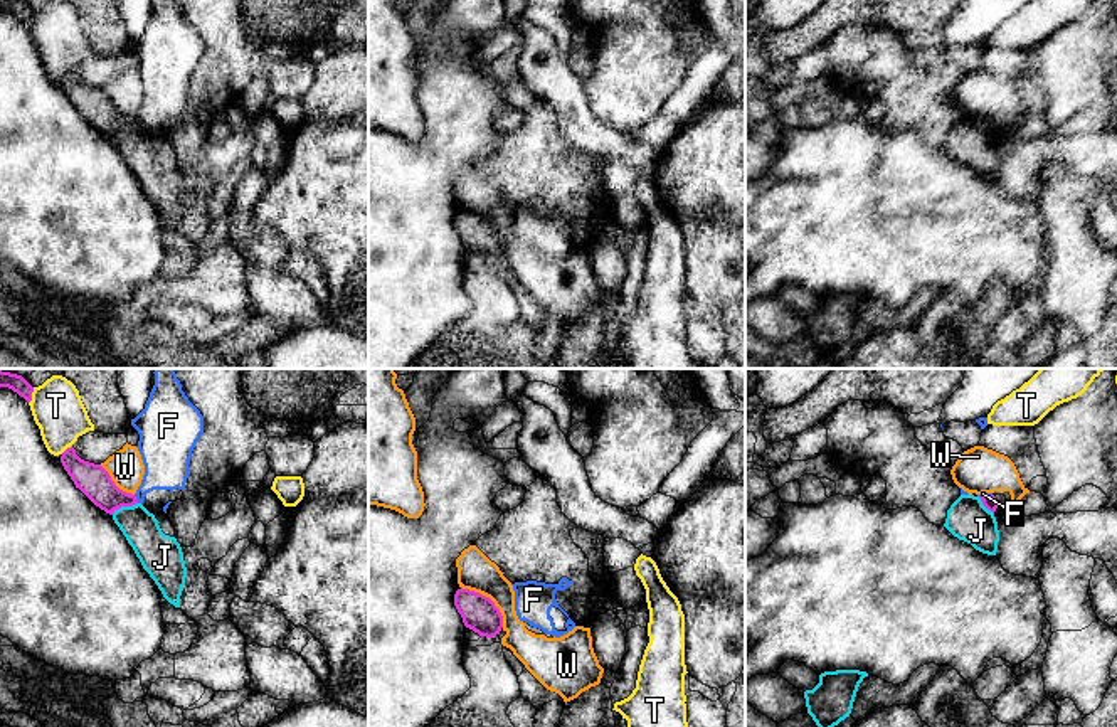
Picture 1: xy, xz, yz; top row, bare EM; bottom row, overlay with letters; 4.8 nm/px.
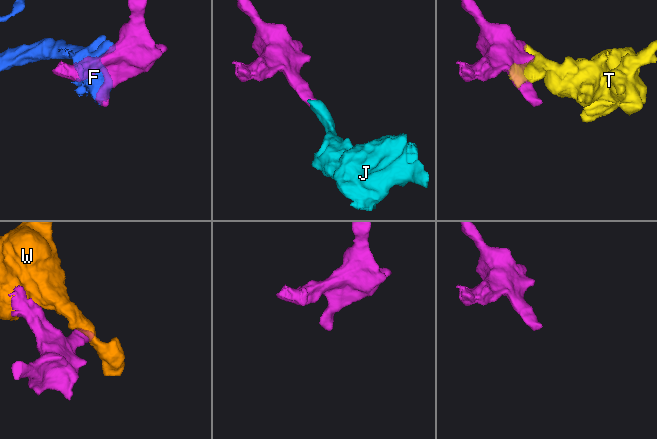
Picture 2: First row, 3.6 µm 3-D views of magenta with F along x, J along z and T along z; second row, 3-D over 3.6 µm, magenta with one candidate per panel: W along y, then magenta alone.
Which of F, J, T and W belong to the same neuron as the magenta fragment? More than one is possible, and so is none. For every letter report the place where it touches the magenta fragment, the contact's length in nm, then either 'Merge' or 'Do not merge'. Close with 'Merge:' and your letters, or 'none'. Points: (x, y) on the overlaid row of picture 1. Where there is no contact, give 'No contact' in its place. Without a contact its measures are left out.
F: Touches magenta at xy (135, 498). Shared border 50 nm. Do not merge
J: Touches magenta at xy (123, 505). Shared border 140 nm. Merge
T: Touches magenta at xy (68, 448). Shared border 70 nm. Do not merge
W: Touches magenta at xz (490, 599). Shared border 280 nm. Do not merge
Merge: J

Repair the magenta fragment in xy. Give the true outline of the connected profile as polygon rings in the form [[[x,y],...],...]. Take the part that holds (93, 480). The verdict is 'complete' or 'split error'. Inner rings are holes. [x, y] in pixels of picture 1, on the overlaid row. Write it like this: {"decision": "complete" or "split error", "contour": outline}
{"decision": "split error", "contour": [[[72,446],[61,463],[76,488],[113,517],[163,597],[180,608],[187,567],[177,539],[165,535],[155,515],[135,495],[119,490],[101,464],[81,459]]]}

